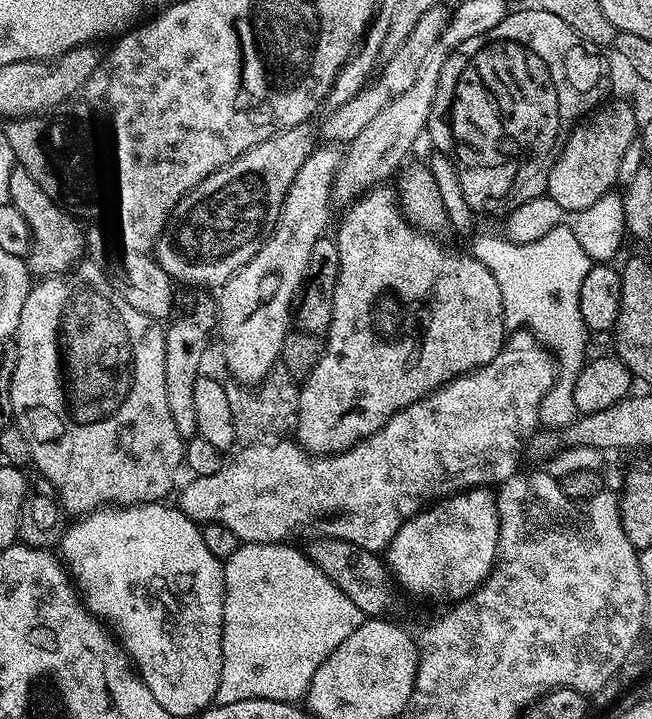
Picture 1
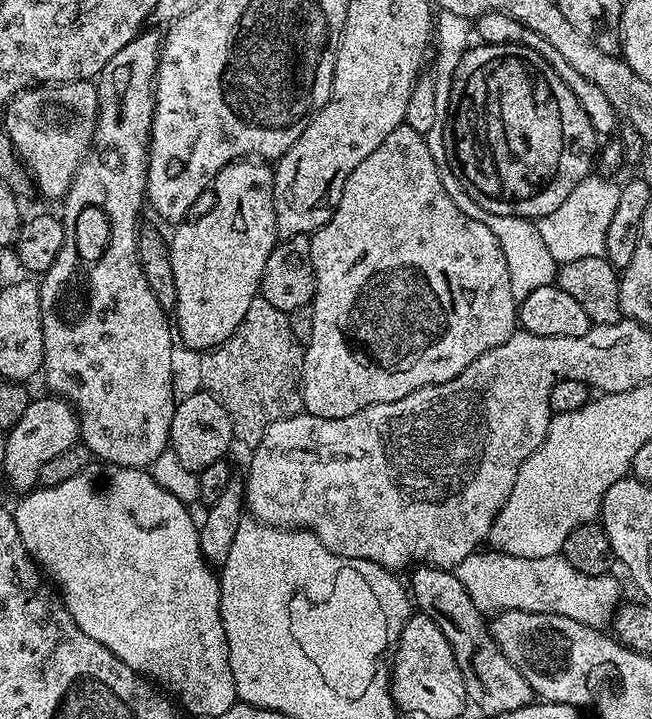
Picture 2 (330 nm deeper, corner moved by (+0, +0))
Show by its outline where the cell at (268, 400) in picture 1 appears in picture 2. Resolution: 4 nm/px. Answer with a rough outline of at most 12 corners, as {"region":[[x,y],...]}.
{"region":[[262,298],[200,364],[237,441],[304,412],[304,348]]}

